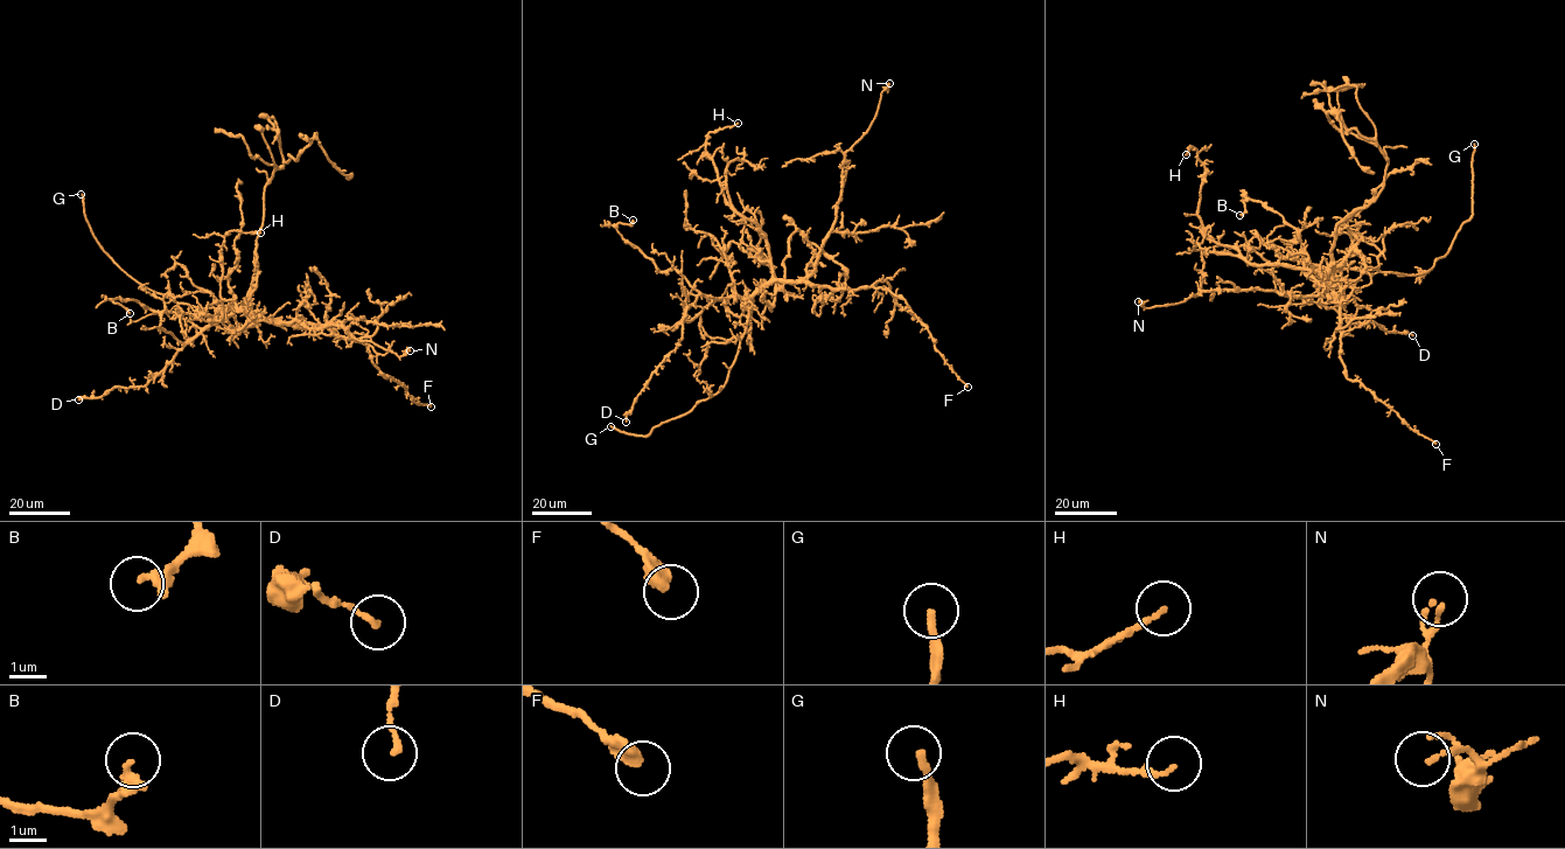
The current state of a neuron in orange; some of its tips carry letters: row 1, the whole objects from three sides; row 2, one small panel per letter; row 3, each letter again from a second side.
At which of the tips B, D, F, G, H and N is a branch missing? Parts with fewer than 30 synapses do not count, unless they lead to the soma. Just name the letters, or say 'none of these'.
G

